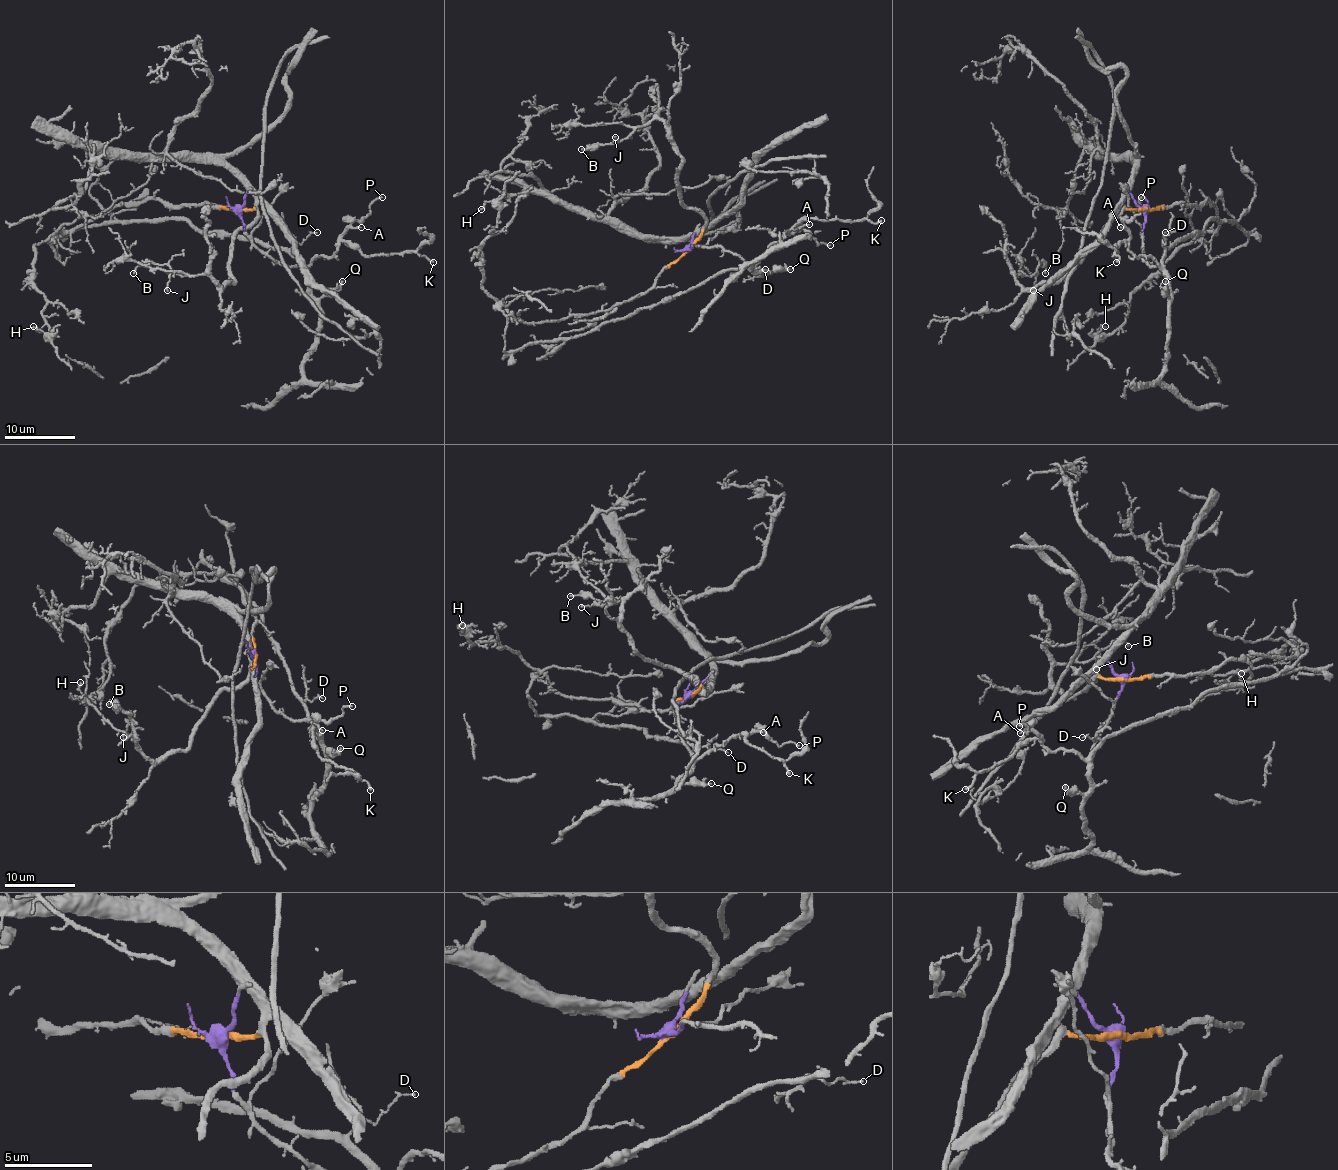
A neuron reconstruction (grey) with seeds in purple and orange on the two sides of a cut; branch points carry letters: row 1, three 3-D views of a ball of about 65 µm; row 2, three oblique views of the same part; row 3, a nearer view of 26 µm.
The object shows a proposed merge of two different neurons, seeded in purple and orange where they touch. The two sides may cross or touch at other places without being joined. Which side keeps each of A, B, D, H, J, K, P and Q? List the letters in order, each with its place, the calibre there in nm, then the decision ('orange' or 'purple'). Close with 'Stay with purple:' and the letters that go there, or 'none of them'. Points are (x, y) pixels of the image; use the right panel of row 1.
A: at (1120, 227); 140 nm thick; purple
B: at (1045, 273); 150 nm thick; orange
D: at (1165, 232); 120 nm thick; purple
H: at (1105, 326); 160 nm thick; orange
J: at (1033, 290); 120 nm thick; orange
K: at (1116, 262); 180 nm thick; purple
P: at (1141, 197); 140 nm thick; purple
Q: at (1165, 281); 200 nm thick; purple
Stay with purple: A, D, K, P, Q

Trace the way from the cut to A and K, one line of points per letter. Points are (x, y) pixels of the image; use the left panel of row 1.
A: (240, 207), (247, 236), (287, 266), (307, 266), (315, 257), (330, 257), (349, 228), (361, 227)
K: (240, 207), (247, 236), (287, 266), (330, 257), (342, 243), (365, 255), (416, 251), (434, 262)

